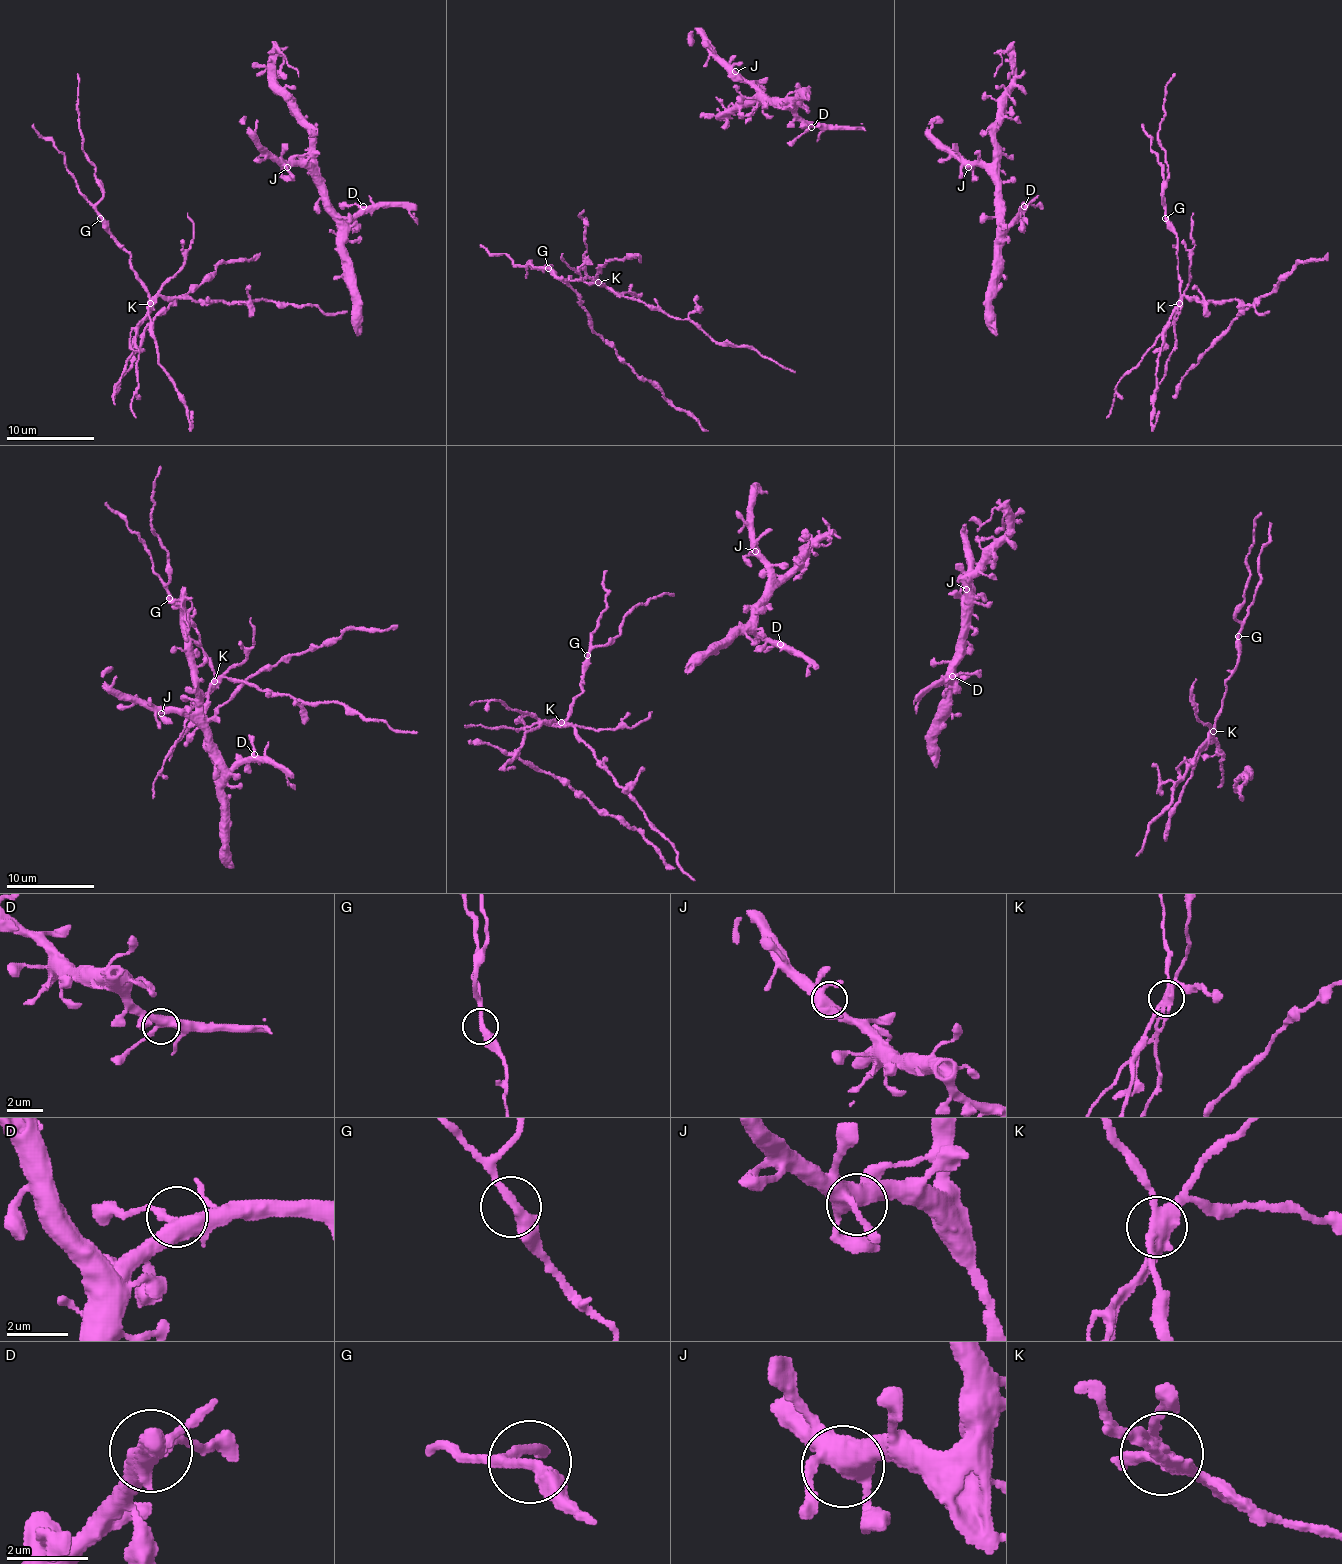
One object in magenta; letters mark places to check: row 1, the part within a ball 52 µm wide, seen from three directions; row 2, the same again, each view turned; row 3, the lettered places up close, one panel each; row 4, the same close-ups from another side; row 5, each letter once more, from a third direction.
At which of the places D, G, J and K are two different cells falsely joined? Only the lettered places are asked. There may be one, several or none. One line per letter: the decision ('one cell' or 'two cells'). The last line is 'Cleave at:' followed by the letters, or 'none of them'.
D: one cell
G: one cell
J: one cell
K: two cells
Cleave at: K

